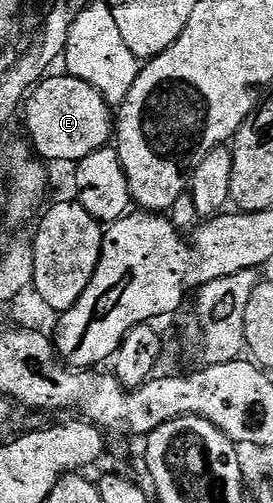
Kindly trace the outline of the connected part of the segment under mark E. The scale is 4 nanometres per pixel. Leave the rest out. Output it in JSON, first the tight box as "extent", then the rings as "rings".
{"extent":[23,75,115,163],"rings":[[[50,75],[31,89],[23,102],[23,117],[24,113],[25,129],[33,140],[32,152],[45,163],[50,163],[49,161],[76,163],[87,159],[87,155],[106,148],[115,133],[115,113],[103,95],[83,79],[68,75],[62,77]]]}

